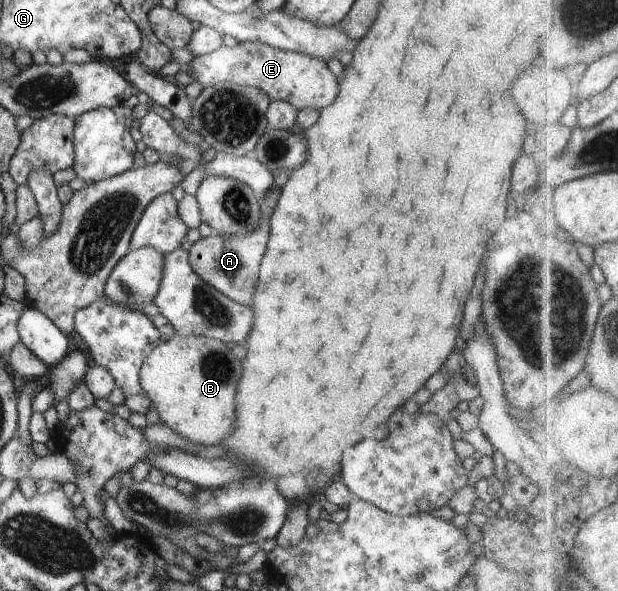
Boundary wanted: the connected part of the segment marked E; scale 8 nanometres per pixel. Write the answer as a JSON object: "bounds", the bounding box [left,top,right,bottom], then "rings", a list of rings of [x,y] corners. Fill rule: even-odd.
{"bounds":[189,41,338,110],"rings":[[[260,41],[239,42],[234,47],[219,46],[211,53],[194,57],[189,63],[191,76],[201,85],[217,82],[235,83],[260,89],[271,102],[287,102],[295,109],[304,107],[322,110],[338,96],[338,79],[327,68],[326,61],[305,52],[294,52],[273,47]]]}

